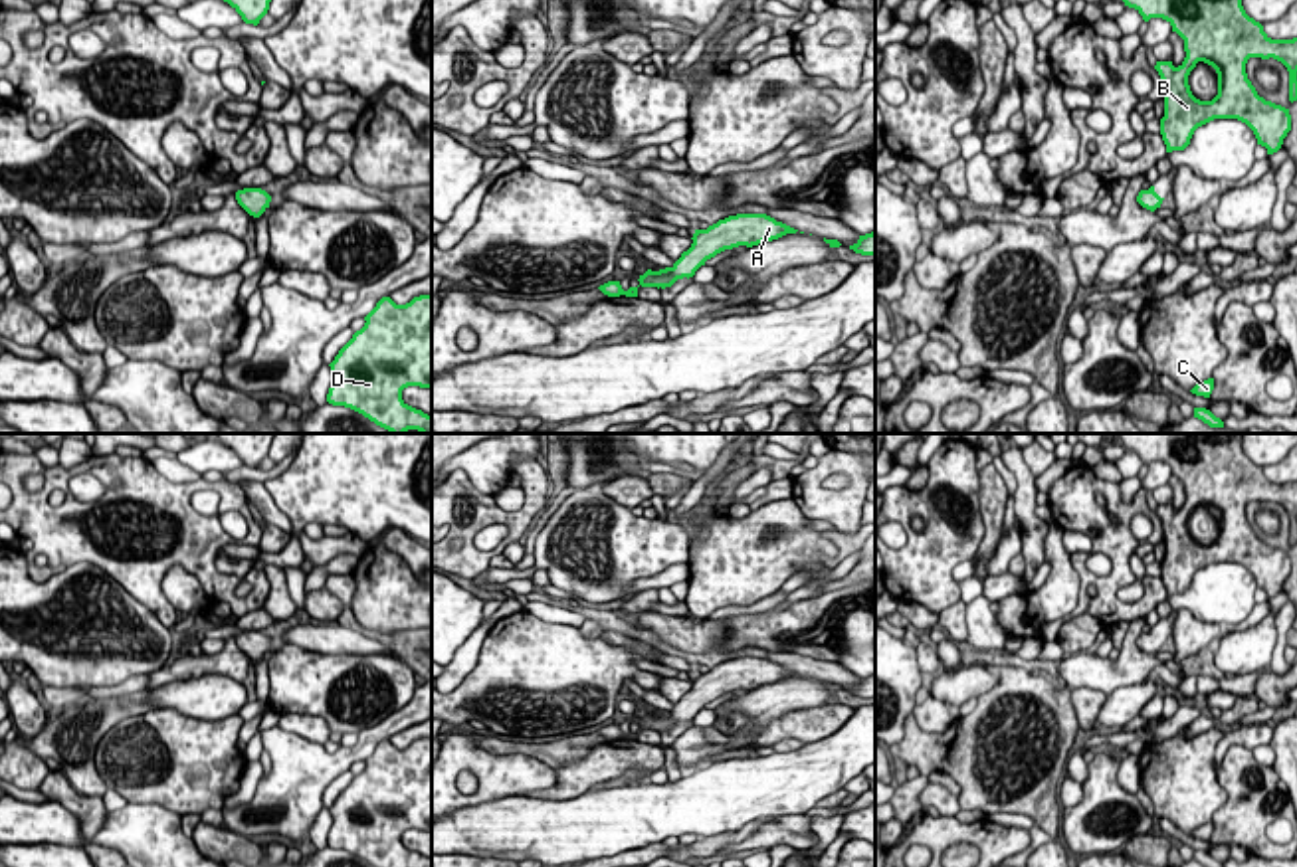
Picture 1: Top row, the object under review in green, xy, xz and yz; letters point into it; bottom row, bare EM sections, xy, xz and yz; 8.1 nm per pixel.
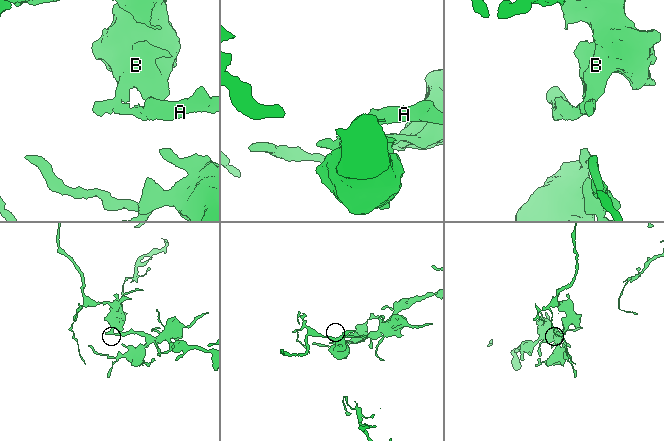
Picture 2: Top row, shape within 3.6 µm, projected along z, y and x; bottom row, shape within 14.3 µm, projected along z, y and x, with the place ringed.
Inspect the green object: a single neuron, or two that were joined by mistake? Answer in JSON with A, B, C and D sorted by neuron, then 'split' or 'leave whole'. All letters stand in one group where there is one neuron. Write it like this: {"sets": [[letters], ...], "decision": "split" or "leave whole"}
{"sets": [["A", "B", "C", "D"]], "decision": "leave whole"}

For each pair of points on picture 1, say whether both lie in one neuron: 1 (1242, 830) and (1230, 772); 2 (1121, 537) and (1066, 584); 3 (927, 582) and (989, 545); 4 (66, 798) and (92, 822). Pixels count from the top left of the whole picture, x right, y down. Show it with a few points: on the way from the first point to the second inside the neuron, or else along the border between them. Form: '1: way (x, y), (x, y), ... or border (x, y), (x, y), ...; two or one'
1: way (1242, 816), (1236, 786); one
2: border (1070, 555), (1078, 575), (1078, 604), (1060, 618); two
3: border (981, 507), (983, 541), (975, 555); two
4: way (72, 800), (88, 816); one

